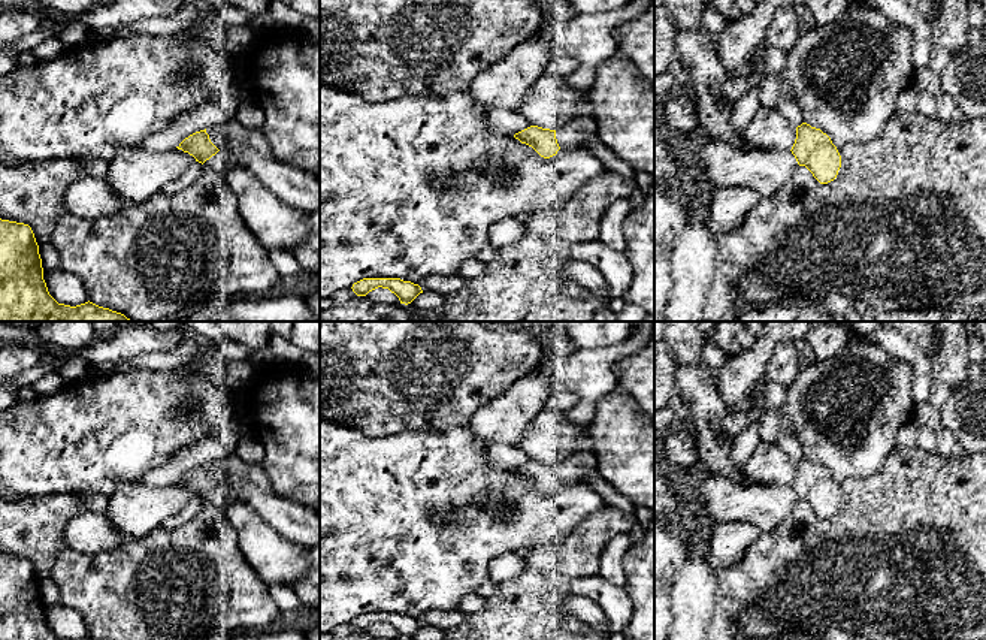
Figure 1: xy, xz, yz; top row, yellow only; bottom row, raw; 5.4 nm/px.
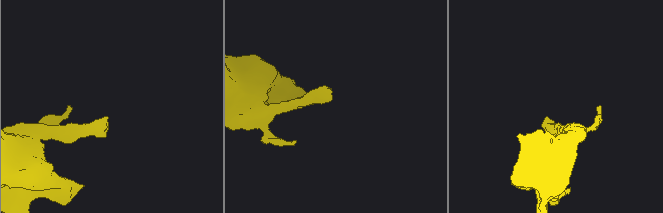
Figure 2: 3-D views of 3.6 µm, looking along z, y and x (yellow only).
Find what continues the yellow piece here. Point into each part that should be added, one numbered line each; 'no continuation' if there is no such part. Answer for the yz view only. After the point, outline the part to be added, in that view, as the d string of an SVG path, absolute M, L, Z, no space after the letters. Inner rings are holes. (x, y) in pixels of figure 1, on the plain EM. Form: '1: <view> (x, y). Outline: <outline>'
no continuation

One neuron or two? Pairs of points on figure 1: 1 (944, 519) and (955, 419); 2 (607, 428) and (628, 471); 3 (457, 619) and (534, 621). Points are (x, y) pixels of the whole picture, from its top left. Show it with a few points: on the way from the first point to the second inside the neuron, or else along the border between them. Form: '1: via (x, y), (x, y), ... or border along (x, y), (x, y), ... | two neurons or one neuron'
1: border along (959, 450), (970, 453) | two neurons
2: via (617, 438), (628, 449), (628, 461) | one neuron
3: border along (468, 615), (460, 624) | two neurons

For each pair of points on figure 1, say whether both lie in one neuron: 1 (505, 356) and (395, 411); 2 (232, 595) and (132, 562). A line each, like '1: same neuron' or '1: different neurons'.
1: same neuron
2: same neuron

